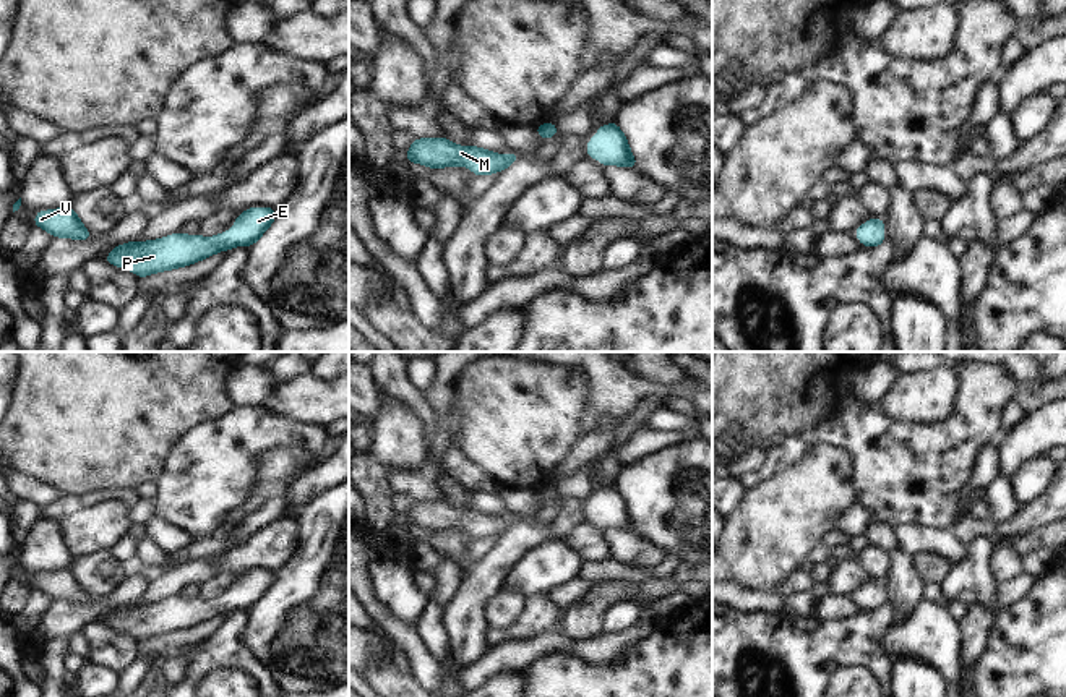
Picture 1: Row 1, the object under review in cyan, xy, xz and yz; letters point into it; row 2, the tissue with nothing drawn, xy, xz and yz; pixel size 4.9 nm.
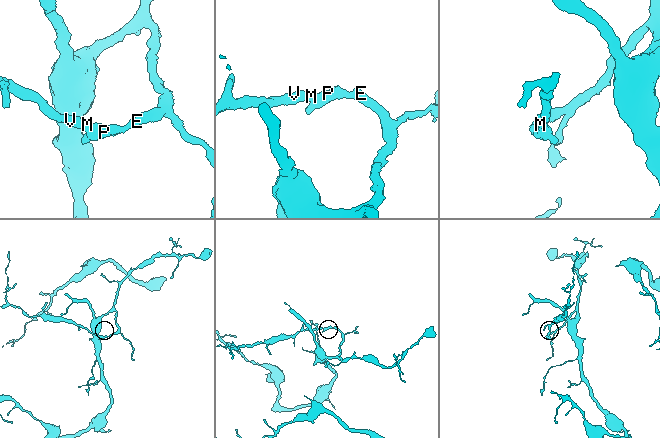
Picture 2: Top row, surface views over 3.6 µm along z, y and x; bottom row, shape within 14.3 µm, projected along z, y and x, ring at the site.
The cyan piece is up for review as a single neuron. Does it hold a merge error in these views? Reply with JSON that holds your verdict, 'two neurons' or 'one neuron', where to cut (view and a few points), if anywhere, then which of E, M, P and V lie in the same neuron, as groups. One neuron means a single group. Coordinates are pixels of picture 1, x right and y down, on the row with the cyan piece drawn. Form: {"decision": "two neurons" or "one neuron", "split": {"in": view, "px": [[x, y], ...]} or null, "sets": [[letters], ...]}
{"decision": "one neuron", "split": null, "sets": [["E", "M", "P", "V"]]}

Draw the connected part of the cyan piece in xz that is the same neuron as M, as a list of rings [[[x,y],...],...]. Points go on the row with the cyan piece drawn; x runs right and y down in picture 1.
[[[420,138],[410,144],[406,162],[417,162],[432,169],[464,165],[477,177],[506,170],[519,154],[501,156],[477,146],[459,146],[441,138]]]

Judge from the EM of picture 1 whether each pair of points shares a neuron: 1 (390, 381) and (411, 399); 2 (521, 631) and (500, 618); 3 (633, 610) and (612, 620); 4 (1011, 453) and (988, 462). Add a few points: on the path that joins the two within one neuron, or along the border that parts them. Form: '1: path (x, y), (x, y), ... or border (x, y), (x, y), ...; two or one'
1: path (395, 383), (406, 394); one
2: border (529, 598), (524, 613), (511, 626), (492, 631); two
3: path (628, 613), (617, 620); one
4: border (997, 441), (1001, 475); two

